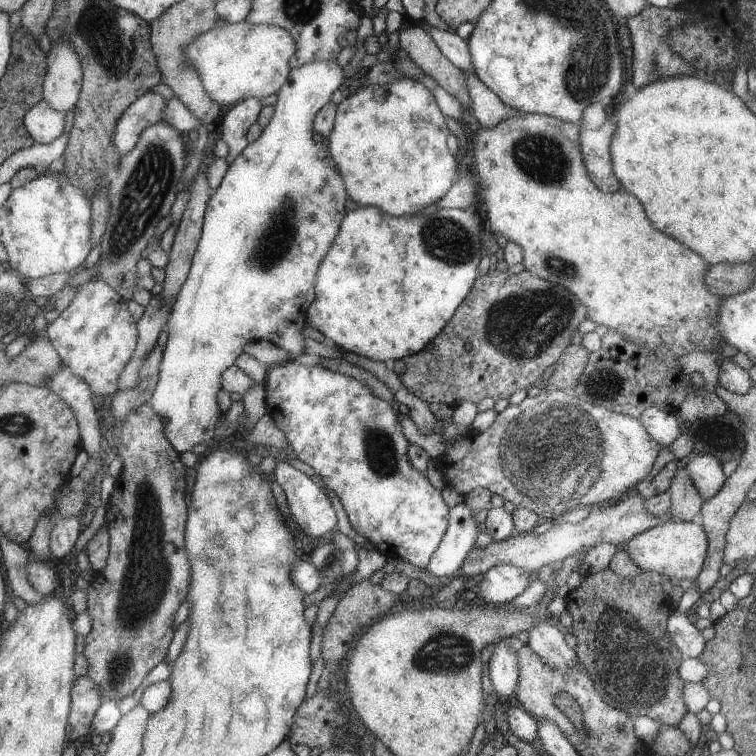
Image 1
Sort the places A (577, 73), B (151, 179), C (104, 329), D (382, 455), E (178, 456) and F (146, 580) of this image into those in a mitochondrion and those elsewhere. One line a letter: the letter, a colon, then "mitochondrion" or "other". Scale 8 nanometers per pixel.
A: mitochondrion
B: mitochondrion
C: other
D: mitochondrion
E: other
F: mitochondrion

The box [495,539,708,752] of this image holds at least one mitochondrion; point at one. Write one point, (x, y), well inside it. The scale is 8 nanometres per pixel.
(629, 662)

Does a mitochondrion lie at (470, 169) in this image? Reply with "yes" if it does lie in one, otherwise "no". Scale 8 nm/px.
no

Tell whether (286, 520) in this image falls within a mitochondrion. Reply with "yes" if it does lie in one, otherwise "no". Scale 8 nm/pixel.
no

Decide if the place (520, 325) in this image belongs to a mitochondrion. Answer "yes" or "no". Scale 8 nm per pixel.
yes

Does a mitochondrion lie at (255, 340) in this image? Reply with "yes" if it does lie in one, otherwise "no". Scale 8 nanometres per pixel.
no

